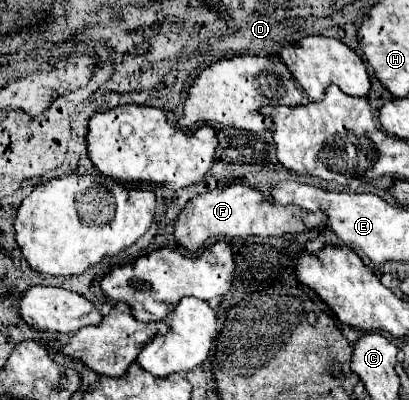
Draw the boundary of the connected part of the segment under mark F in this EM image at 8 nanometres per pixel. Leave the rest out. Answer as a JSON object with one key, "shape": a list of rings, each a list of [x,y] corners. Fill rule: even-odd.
{"shape":[[[225,186],[215,188],[205,194],[193,196],[187,206],[179,212],[175,220],[175,242],[181,246],[201,246],[201,244],[213,244],[213,242],[227,242],[233,238],[251,238],[251,236],[265,236],[267,238],[279,238],[285,234],[301,234],[313,228],[323,228],[323,212],[307,212],[299,206],[281,206],[263,196],[259,190],[249,186]],[[257,212],[257,214],[255,214]],[[301,224],[307,224],[301,228]]]}

